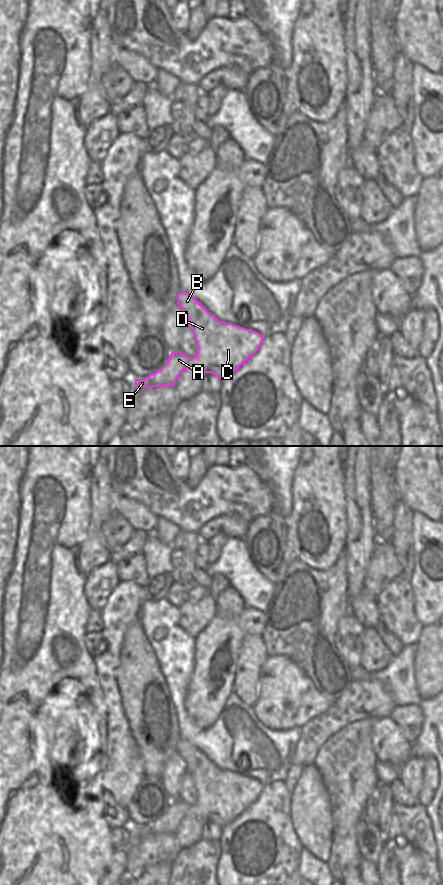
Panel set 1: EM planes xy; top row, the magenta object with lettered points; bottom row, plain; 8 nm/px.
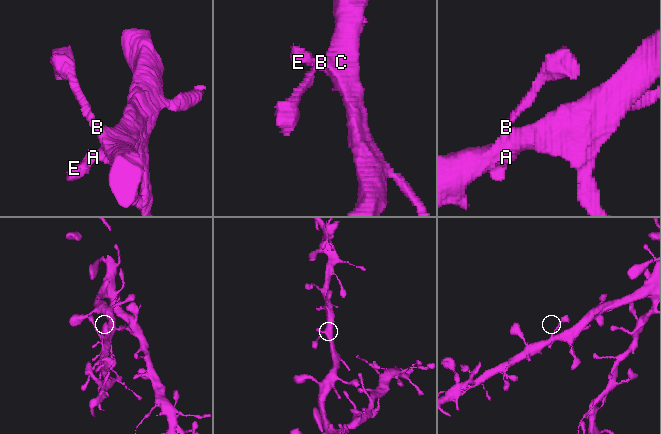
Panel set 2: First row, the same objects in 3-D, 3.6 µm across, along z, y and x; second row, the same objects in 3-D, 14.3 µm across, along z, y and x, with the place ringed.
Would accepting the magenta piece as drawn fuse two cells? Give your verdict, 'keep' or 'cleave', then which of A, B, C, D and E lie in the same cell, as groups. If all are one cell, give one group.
keep | A B C D E

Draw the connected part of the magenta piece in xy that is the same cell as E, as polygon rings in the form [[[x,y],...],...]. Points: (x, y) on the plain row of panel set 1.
[[[184,739],[177,742],[177,752],[187,764],[197,790],[197,802],[188,805],[171,799],[167,810],[144,827],[135,827],[136,835],[175,834],[184,817],[212,821],[224,827],[237,819],[263,790],[263,784],[252,778],[220,769],[197,747]]]

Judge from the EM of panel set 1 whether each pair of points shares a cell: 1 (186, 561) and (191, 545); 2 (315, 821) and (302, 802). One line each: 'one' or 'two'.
1: one
2: one

